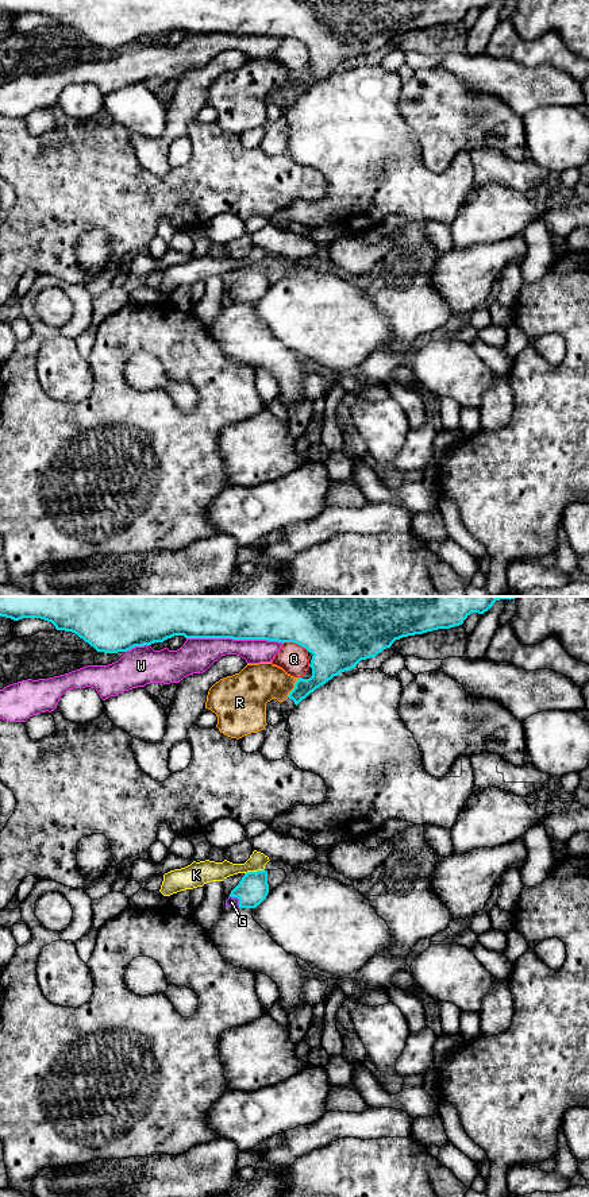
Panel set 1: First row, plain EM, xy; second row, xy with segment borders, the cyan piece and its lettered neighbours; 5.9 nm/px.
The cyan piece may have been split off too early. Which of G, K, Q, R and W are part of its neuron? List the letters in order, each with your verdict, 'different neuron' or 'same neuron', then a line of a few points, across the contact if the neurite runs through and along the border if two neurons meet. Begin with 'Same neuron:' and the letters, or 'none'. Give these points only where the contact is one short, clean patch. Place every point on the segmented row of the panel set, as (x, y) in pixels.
Same neuron: G
G: same neuron; line xy (253, 888), (246, 895), (238, 898), (231, 902)
K: different neuron
Q: different neuron
R: different neuron
W: different neuron

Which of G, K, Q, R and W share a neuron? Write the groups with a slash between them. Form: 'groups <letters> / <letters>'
groups G / K / Q / R / W

